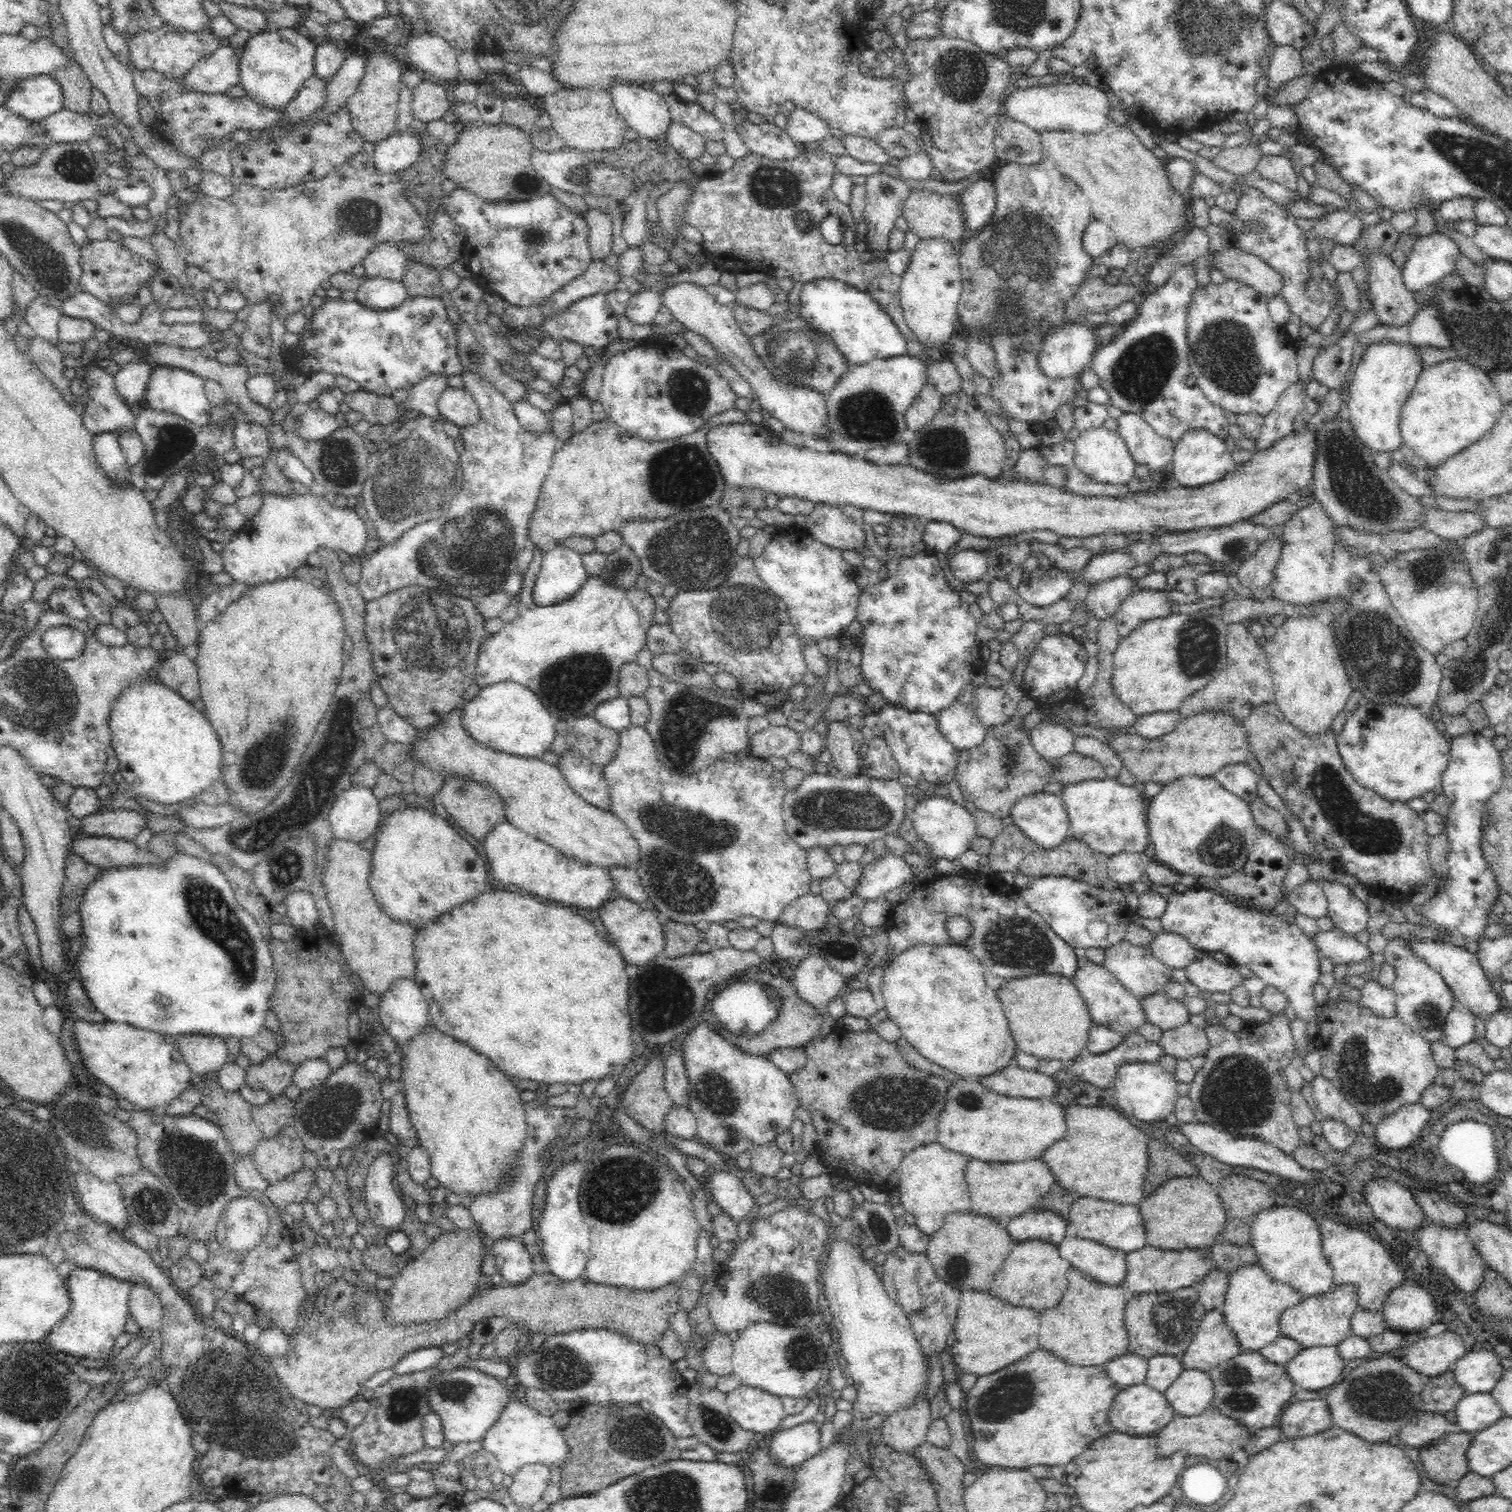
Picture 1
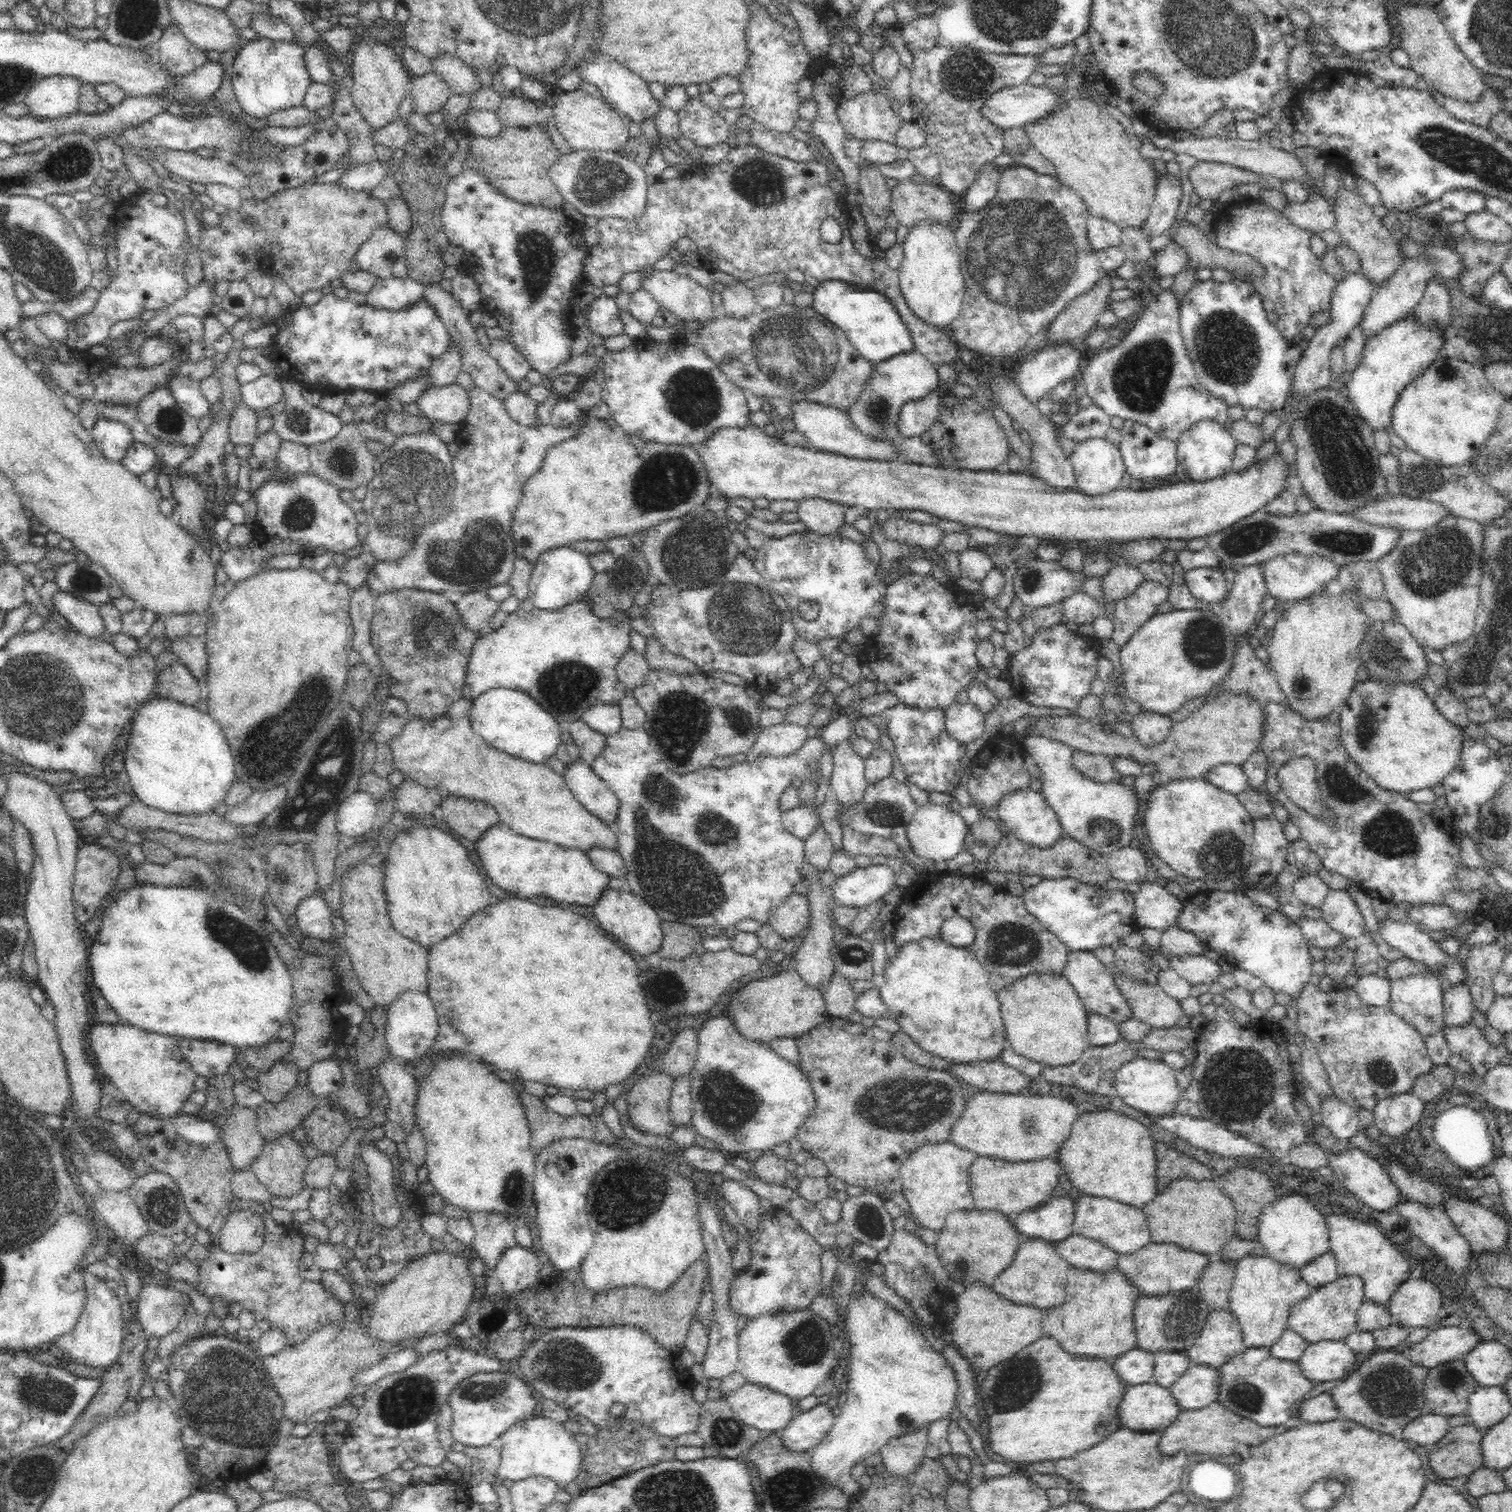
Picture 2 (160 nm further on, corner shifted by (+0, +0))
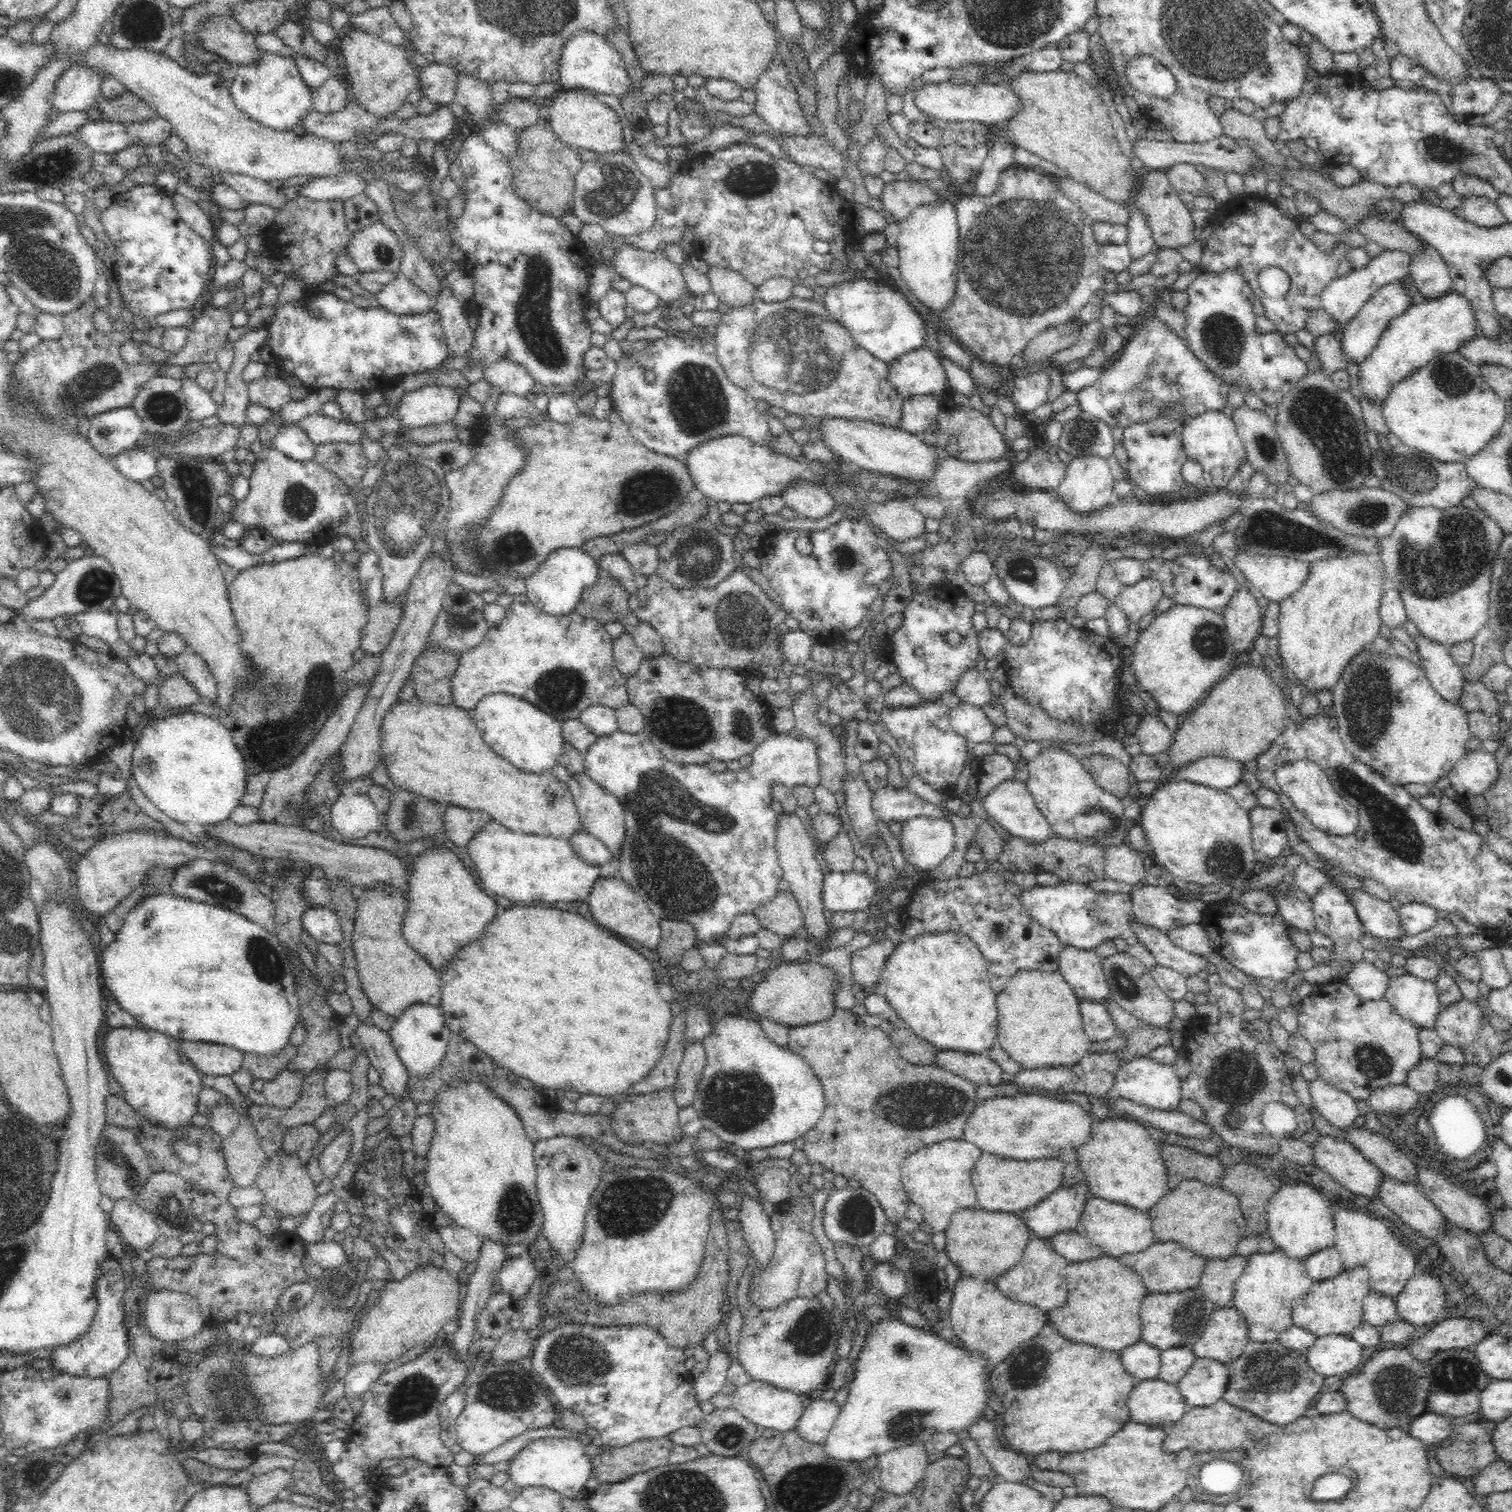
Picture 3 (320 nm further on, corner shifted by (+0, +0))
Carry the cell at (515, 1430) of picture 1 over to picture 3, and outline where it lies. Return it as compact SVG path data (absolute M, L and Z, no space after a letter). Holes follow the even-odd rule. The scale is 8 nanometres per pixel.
M574 1436L562 1438L538 1438L530 1440L518 1454L508 1462L508 1476L515 1486L545 1486L556 1490L562 1498L573 1498L579 1493L586 1493L591 1464L585 1453L585 1445Z

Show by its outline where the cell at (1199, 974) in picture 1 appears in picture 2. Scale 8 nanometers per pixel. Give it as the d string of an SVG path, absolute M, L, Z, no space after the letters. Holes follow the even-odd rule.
M1203 954L1172 958L1168 962L1170 968L1174 969L1184 980L1188 980L1191 986L1206 985L1211 990L1219 990L1217 983L1222 974L1220 962L1213 962Z

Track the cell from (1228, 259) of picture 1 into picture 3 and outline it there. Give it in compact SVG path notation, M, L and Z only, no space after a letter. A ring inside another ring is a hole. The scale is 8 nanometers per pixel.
M1149 169L1142 173L1140 178L1139 206L1148 215L1148 223L1152 225L1152 235L1157 247L1161 248L1184 248L1192 246L1196 242L1194 236L1193 216L1191 210L1181 202L1179 192L1174 189L1168 175L1163 169Z

